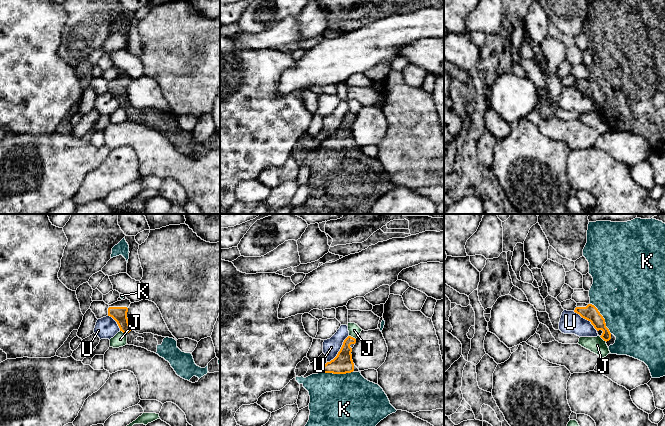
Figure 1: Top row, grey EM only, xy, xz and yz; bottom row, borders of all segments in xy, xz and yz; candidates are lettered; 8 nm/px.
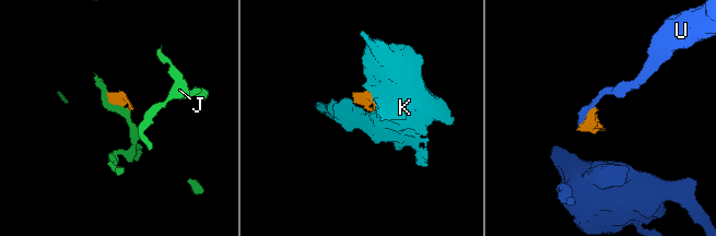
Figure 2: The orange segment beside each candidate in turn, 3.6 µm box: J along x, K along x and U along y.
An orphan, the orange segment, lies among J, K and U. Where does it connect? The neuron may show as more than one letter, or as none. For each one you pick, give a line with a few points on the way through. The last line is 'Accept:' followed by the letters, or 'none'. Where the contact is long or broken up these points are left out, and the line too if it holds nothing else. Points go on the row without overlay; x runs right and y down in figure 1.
Accept: K

